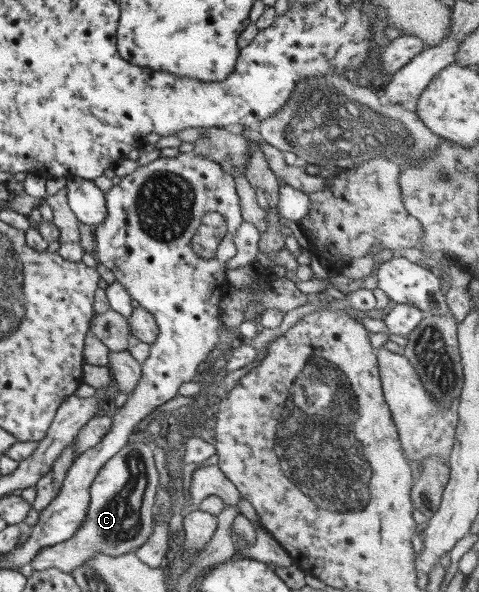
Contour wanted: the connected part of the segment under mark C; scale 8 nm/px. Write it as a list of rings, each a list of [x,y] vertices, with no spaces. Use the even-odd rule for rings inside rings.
[[[128,441],[97,471],[88,490],[88,507],[80,527],[66,541],[38,550],[29,566],[39,571],[55,568],[71,573],[98,552],[119,556],[139,548],[152,533],[152,507],[158,484],[150,445]]]

